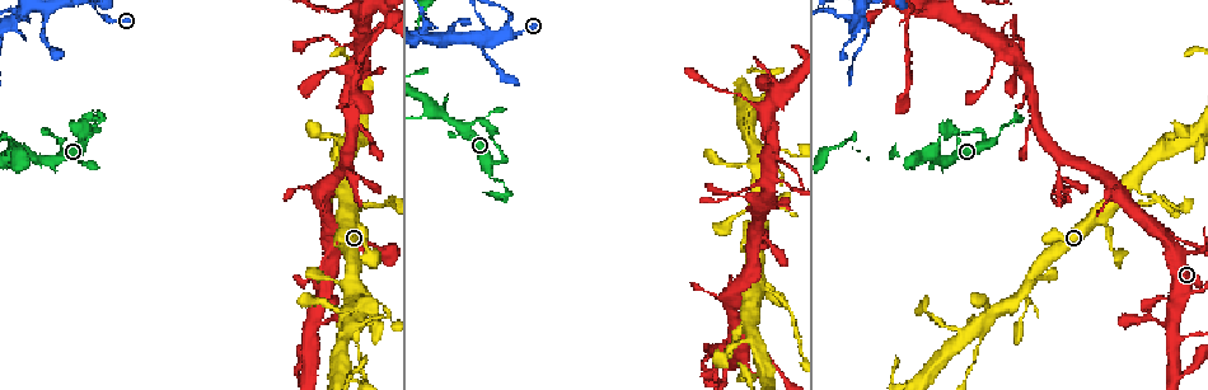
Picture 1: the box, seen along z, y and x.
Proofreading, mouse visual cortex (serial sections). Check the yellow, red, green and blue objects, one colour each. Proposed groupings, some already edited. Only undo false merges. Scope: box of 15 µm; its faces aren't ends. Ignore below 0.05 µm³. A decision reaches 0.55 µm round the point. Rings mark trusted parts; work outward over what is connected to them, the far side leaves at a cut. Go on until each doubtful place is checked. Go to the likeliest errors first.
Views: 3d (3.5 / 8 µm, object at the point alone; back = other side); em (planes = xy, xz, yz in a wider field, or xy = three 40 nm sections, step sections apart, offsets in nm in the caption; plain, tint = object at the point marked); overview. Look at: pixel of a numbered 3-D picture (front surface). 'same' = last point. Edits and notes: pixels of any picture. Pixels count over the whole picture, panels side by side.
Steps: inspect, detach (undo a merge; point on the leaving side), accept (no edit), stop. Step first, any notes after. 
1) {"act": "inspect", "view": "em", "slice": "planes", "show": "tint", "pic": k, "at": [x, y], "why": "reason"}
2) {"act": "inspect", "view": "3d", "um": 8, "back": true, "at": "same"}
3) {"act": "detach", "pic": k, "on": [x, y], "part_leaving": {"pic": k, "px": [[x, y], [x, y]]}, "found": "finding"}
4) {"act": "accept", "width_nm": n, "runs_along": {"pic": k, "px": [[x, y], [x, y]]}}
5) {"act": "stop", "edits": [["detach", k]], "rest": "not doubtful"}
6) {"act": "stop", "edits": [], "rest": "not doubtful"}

{"act": "inspect", "view": "3d", "um": 3.5, "pic": 1, "at": [992, 142], "why": "thick turns thin"}

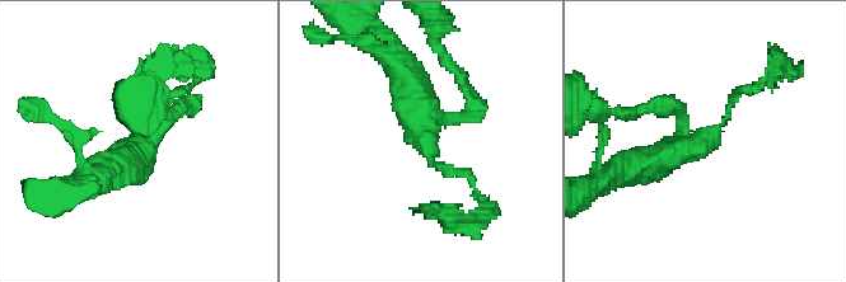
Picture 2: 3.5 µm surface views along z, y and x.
{"act": "inspect", "view": "em", "slice": "xy", "step": 1, "show": "tint", "pic": 2, "at": [711, 139], "arms": 3, "arm_widths_nm": [100, 150, 400]}

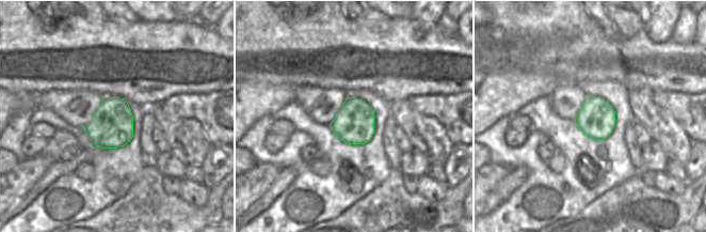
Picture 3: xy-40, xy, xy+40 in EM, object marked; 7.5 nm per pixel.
{"act": "accept", "runs_along": {"pic": 2, "px": [[639, 164], [701, 145], [747, 90]]}, "found": "continuous, no second cell"}

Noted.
{"act": "inspect", "view": "3d", "um": 8, "pic": 1, "at": [419, 39]}

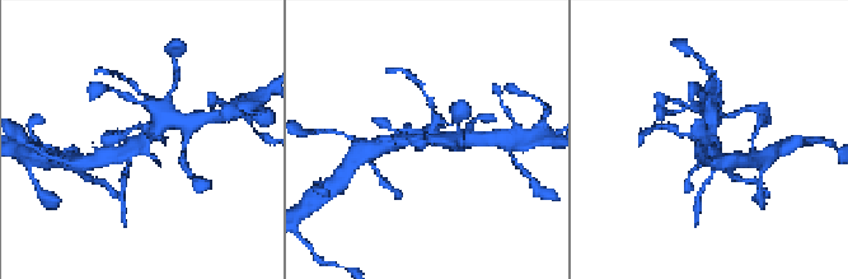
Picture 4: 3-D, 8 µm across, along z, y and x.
{"act": "inspect", "view": "em", "slice": "xy", "step": 2, "show": "tint", "pic": 4, "at": [145, 137]}

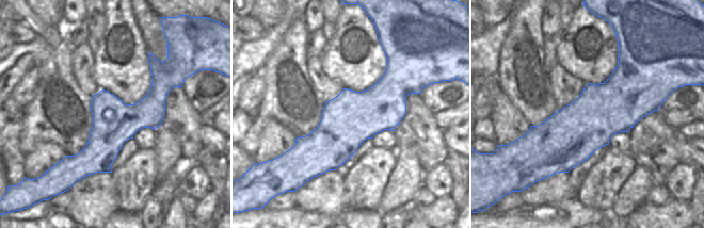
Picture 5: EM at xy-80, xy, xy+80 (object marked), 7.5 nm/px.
{"act": "accept", "runs_along": {"pic": 4, "px": [[177, 120], [137, 143], [130, 164]]}, "found": "continuous, no second cell"}

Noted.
{"act": "inspect", "view": "3d", "um": 3.5, "pic": 1, "at": [1024, 312], "why": "abrupt turn"}

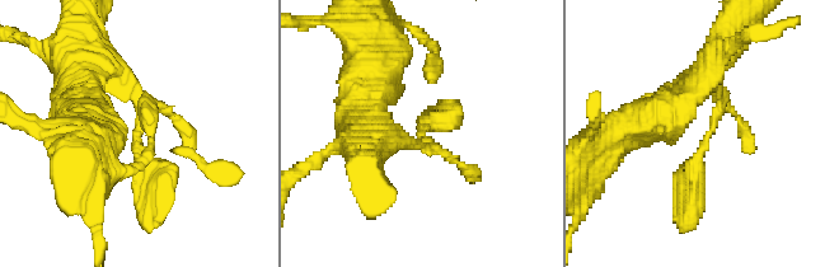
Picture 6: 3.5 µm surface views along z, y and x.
{"act": "inspect", "view": "em", "slice": "xy", "step": 5, "show": "tint", "pic": 6, "at": [426, 140], "why": "shape alone is not enough"}

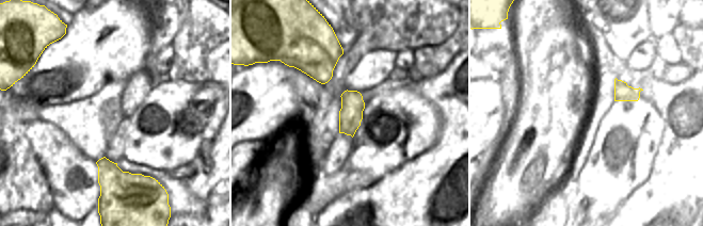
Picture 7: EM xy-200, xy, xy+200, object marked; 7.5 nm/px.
{"act": "inspect", "view": "em", "slice": "planes", "show": "tint", "at": "same", "why": "cut it another way"}

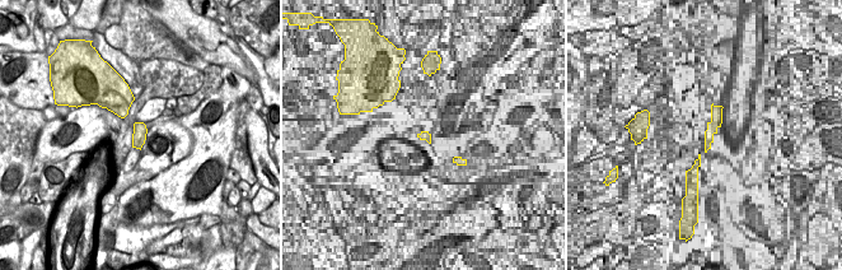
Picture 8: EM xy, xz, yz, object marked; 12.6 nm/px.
{"act": "accept", "found": "all the same cell"}

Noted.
{"act": "stop", "edits": [], "rest": "not doubtful"}

